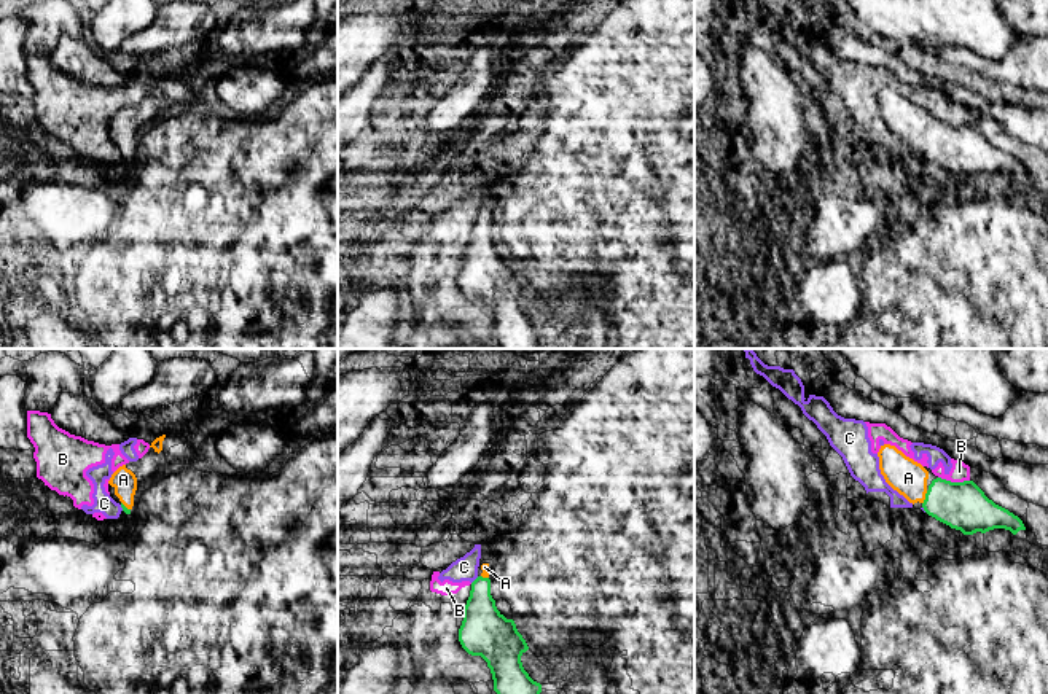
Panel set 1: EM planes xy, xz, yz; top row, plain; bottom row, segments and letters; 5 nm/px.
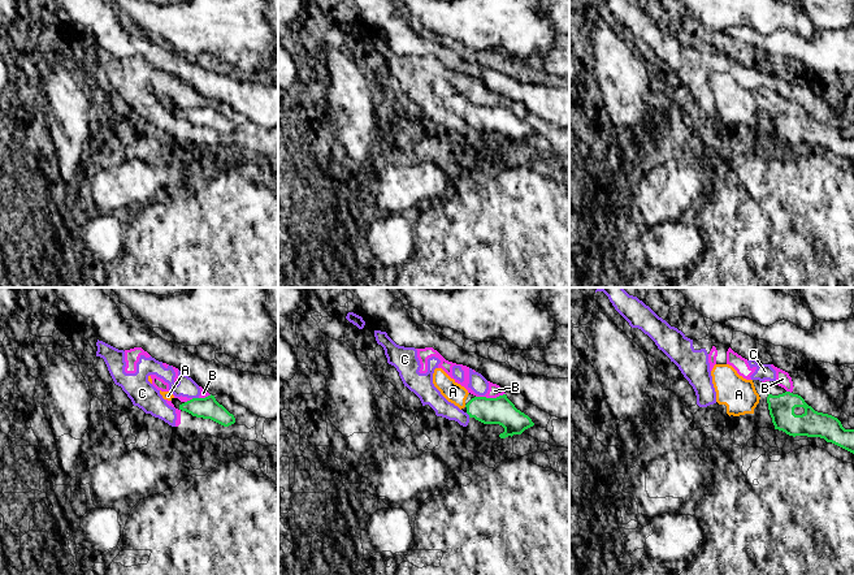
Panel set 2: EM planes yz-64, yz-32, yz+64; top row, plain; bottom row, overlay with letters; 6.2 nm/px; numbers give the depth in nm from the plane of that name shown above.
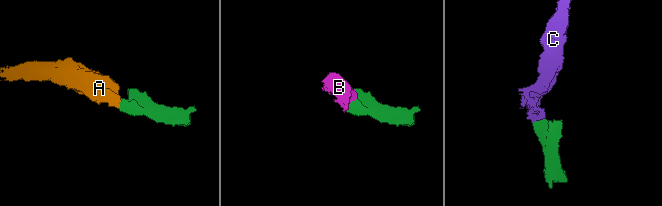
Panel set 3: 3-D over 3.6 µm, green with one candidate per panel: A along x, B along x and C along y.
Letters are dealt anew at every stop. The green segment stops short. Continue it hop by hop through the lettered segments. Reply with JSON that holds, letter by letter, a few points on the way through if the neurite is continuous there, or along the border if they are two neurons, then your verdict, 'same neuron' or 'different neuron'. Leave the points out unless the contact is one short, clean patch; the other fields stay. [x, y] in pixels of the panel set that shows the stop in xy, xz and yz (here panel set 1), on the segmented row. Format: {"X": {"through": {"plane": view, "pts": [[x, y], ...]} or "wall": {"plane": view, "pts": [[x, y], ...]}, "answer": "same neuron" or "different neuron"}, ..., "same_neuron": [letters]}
{"A": {"through": {"plane": "yz", "pts": [[964, 506], [926, 497], [908, 478]]}, "answer": "same neuron"}, "B": {"answer": "different neuron"}, "C": {"wall": {"plane": "xz", "pts": [[478, 577], [472, 583]]}, "answer": "different neuron"}, "same_neuron": ["A"]}

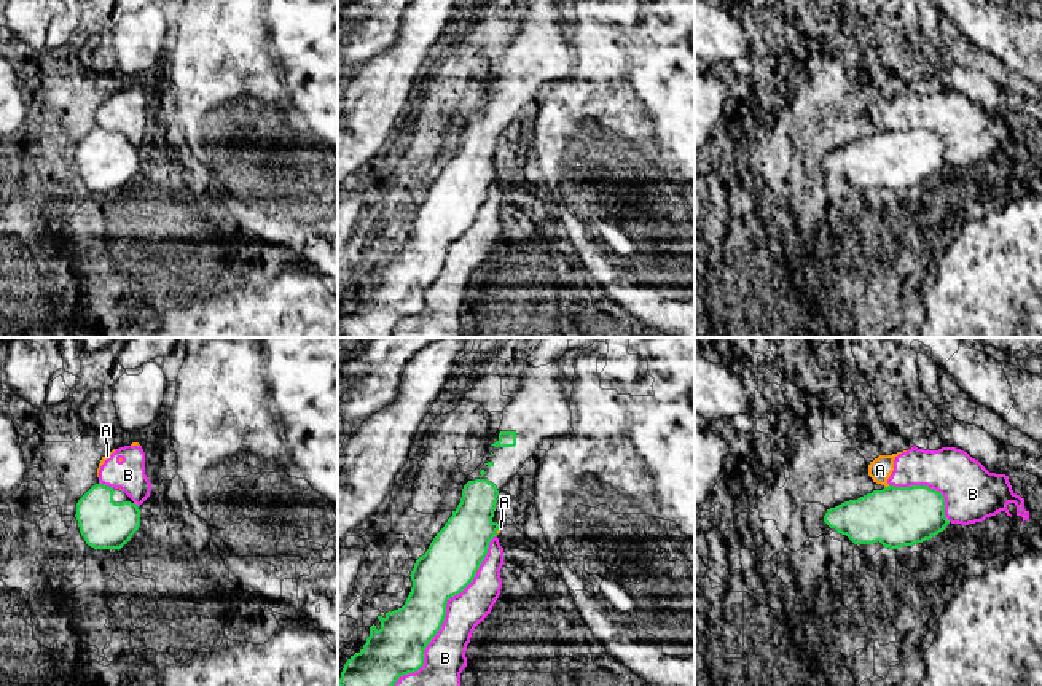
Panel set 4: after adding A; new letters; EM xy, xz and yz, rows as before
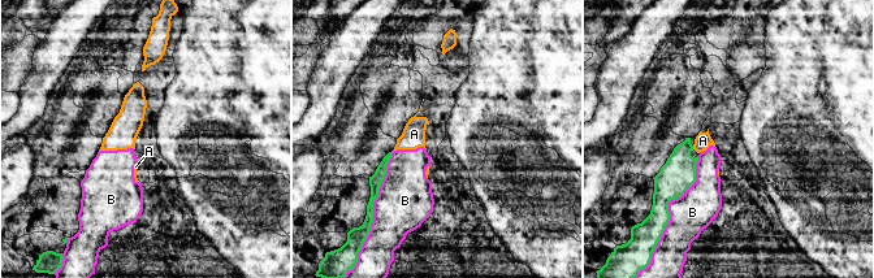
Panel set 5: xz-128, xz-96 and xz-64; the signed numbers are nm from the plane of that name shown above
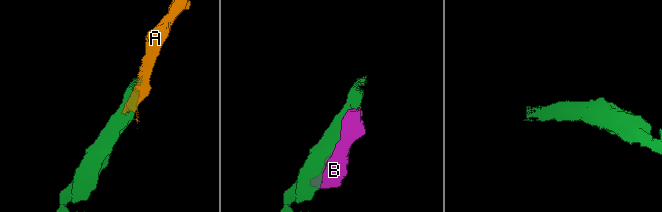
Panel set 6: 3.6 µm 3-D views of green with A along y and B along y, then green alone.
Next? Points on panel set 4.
{"A": {"answer": "different neuron"}, "B": {"answer": "different neuron"}, "same_neuron": []}

